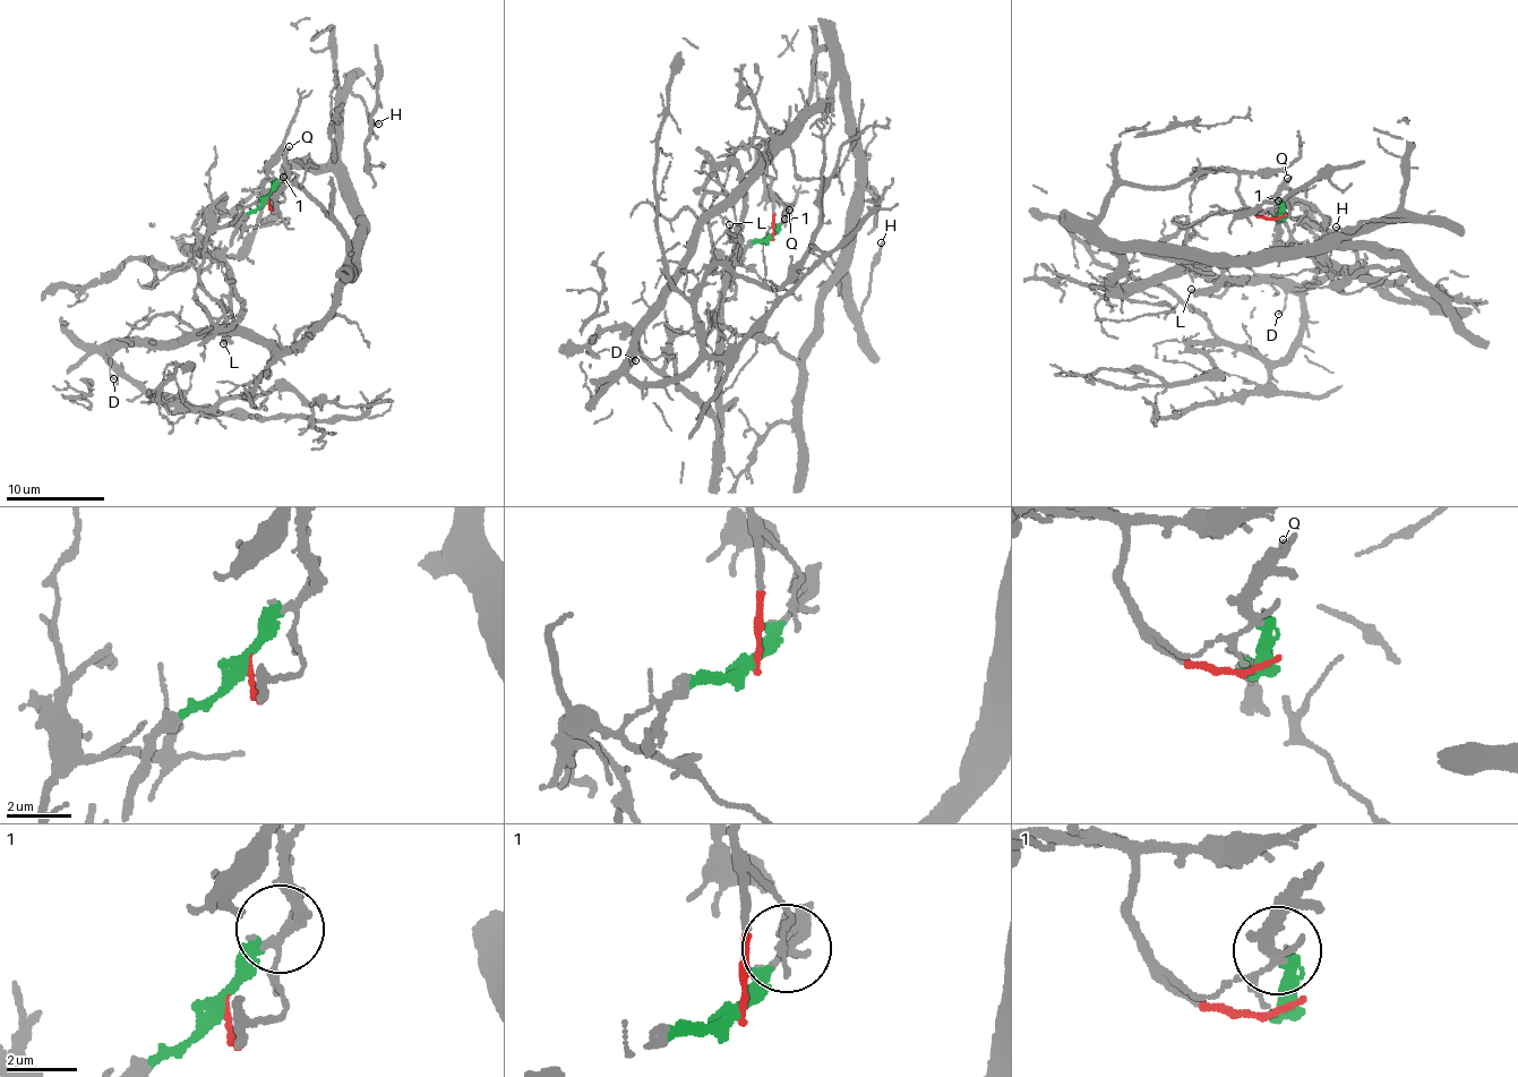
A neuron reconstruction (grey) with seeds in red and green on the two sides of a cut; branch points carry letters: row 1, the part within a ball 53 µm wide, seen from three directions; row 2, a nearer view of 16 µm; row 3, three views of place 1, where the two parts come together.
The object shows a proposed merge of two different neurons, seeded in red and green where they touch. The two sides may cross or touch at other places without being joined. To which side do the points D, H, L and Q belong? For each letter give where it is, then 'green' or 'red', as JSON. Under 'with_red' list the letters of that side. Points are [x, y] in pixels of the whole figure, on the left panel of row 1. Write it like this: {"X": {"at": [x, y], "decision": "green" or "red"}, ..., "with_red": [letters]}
{"D": {"at": [113, 378], "decision": "red"}, "H": {"at": [378, 124], "decision": "red"}, "L": {"at": [223, 343], "decision": "green"}, "Q": {"at": [289, 146], "decision": "green"}, "with_red": ["D", "H"]}

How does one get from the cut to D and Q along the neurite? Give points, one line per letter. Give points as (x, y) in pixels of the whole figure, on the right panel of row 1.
D: (1283, 218), (1208, 169), (1117, 186), (1096, 224), (1112, 287), (1180, 266), (1252, 276), (1287, 295), (1277, 315)
Q: (1281, 216), (1283, 204), (1276, 199), (1281, 181), (1286, 178)

